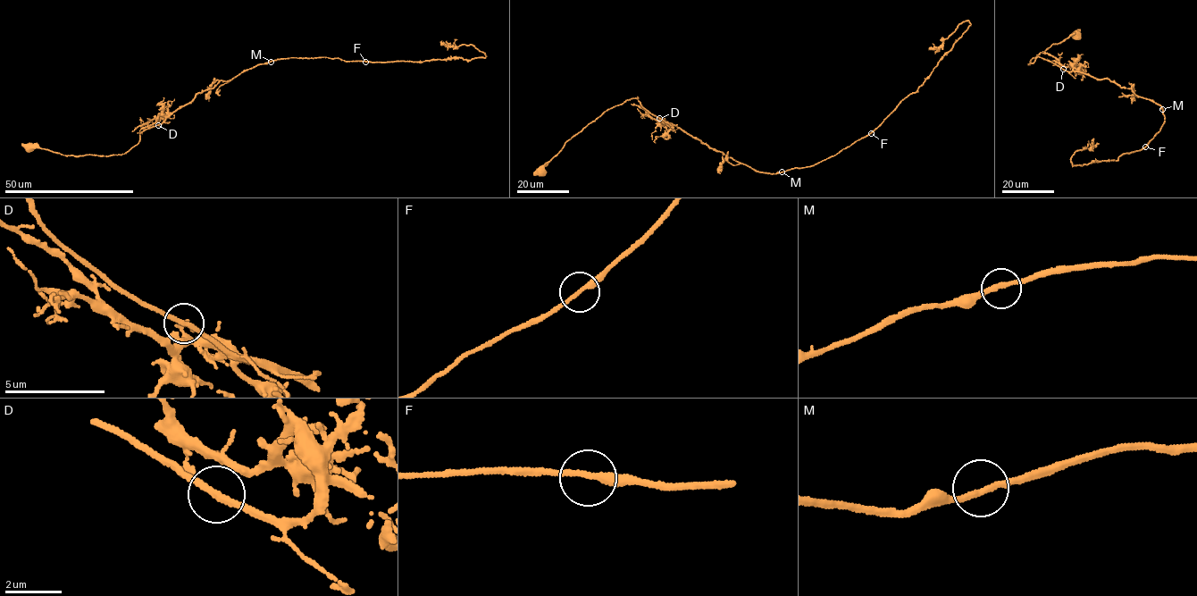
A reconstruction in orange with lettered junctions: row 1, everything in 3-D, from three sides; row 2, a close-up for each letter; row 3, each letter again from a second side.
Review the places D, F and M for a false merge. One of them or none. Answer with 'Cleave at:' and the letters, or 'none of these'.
Cleave at: none of these

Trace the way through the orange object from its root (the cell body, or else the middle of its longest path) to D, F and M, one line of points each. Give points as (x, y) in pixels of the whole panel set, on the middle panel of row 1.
D: (771, 173), (756, 172), (659, 118)
F: (771, 173), (816, 164), (871, 133)
M: (771, 173), (782, 172)

